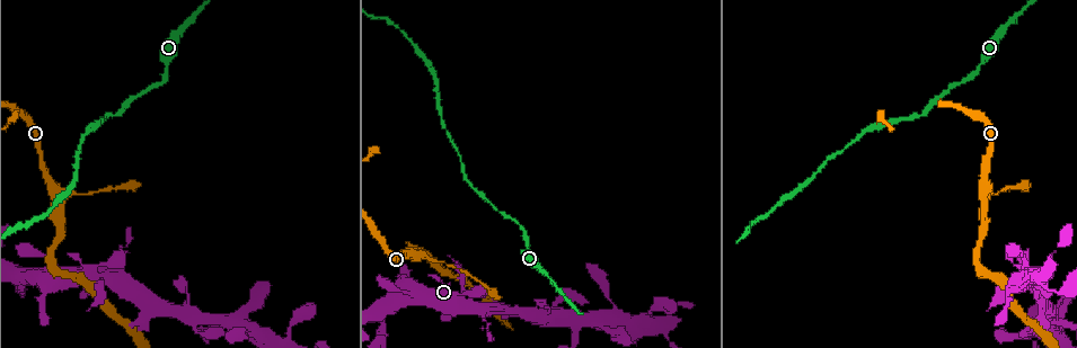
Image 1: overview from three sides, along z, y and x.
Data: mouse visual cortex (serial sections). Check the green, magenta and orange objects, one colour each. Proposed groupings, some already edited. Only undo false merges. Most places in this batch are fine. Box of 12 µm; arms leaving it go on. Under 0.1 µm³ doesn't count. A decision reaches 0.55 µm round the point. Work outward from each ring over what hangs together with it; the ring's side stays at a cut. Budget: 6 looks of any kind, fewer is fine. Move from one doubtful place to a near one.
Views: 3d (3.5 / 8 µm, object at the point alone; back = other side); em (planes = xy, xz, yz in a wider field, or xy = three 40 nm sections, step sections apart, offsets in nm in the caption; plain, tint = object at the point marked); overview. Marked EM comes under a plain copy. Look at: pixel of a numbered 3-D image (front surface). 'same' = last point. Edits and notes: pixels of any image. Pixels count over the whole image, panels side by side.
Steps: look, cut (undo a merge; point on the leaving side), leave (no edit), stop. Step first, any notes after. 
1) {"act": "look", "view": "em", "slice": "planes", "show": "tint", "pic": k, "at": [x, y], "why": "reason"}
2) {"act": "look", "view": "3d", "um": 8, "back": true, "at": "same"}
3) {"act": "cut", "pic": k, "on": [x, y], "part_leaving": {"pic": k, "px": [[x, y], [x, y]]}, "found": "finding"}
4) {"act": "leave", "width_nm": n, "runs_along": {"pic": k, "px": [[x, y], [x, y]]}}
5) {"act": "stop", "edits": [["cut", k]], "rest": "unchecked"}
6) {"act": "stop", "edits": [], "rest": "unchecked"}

{"act": "look", "view": "3d", "um": 8, "pic": 1, "at": [410, 245], "why": "abrupt turn"}

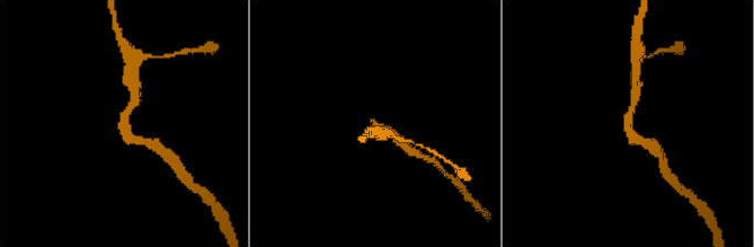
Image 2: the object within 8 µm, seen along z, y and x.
{"act": "look", "view": "3d", "um": 3.5, "pic": 2, "at": [377, 122]}

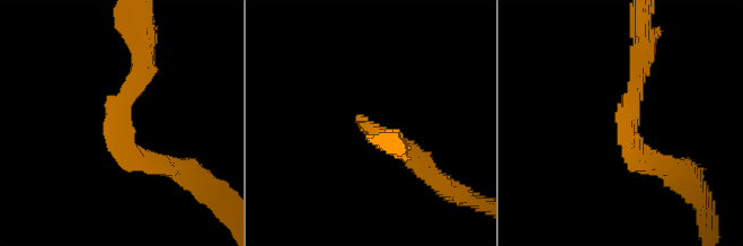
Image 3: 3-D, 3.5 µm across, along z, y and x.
{"act": "leave", "arm_widths_nm": [200, 250], "runs_along": {"pic": 3, "px": [[140, 66], [123, 146], [171, 169]]}, "found": "one cell here"}

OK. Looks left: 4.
{"act": "look", "view": "3d", "um": 8, "back": true, "pic": 1, "at": [1044, 284], "why": "thin neck"}

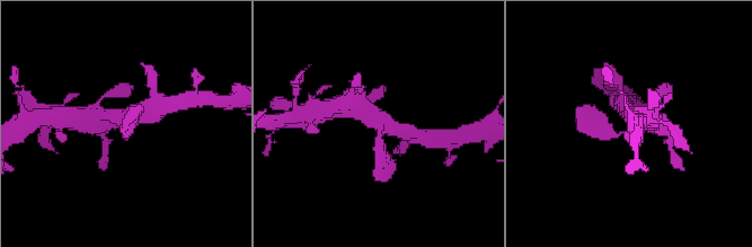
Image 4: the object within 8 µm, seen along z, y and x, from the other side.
{"act": "look", "view": "em", "slice": "xy", "step": 5, "show": "tint", "pic": 4, "at": [381, 126]}

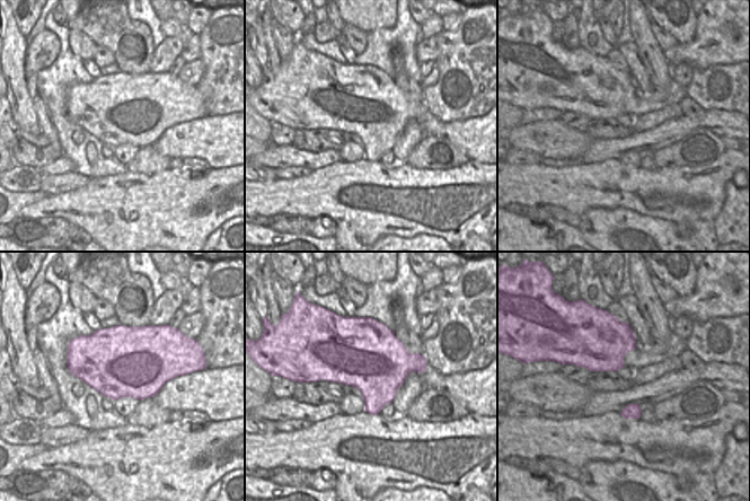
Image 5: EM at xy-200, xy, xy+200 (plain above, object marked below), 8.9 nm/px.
{"act": "leave", "found": "continuous, no second cell"}

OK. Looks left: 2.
{"act": "look", "view": "3d", "um": 3.5, "pic": 1, "at": [194, 317], "why": "looks like a crossing"}

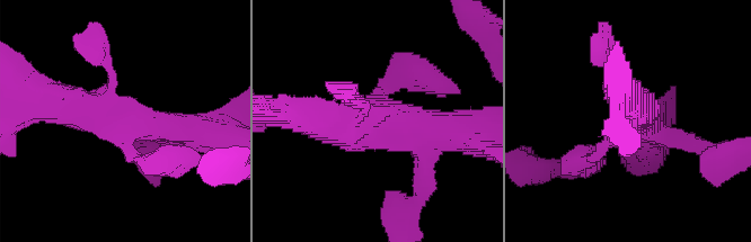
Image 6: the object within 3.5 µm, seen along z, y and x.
{"act": "look", "view": "em", "slice": "xy", "step": 3, "show": "tint", "pic": 6, "at": [379, 120], "why": "now the EM"}

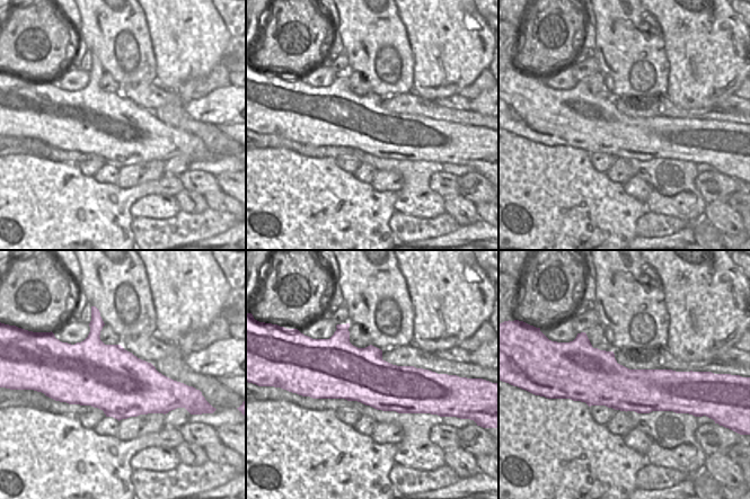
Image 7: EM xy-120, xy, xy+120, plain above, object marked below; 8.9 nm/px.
{"act": "leave", "runs_along": {"pic": 6, "px": [[54, 101], [127, 123], [200, 133]]}, "found": "all the same cell"}

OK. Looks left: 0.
{"act": "stop", "edits": [], "rest": "unchecked"}

